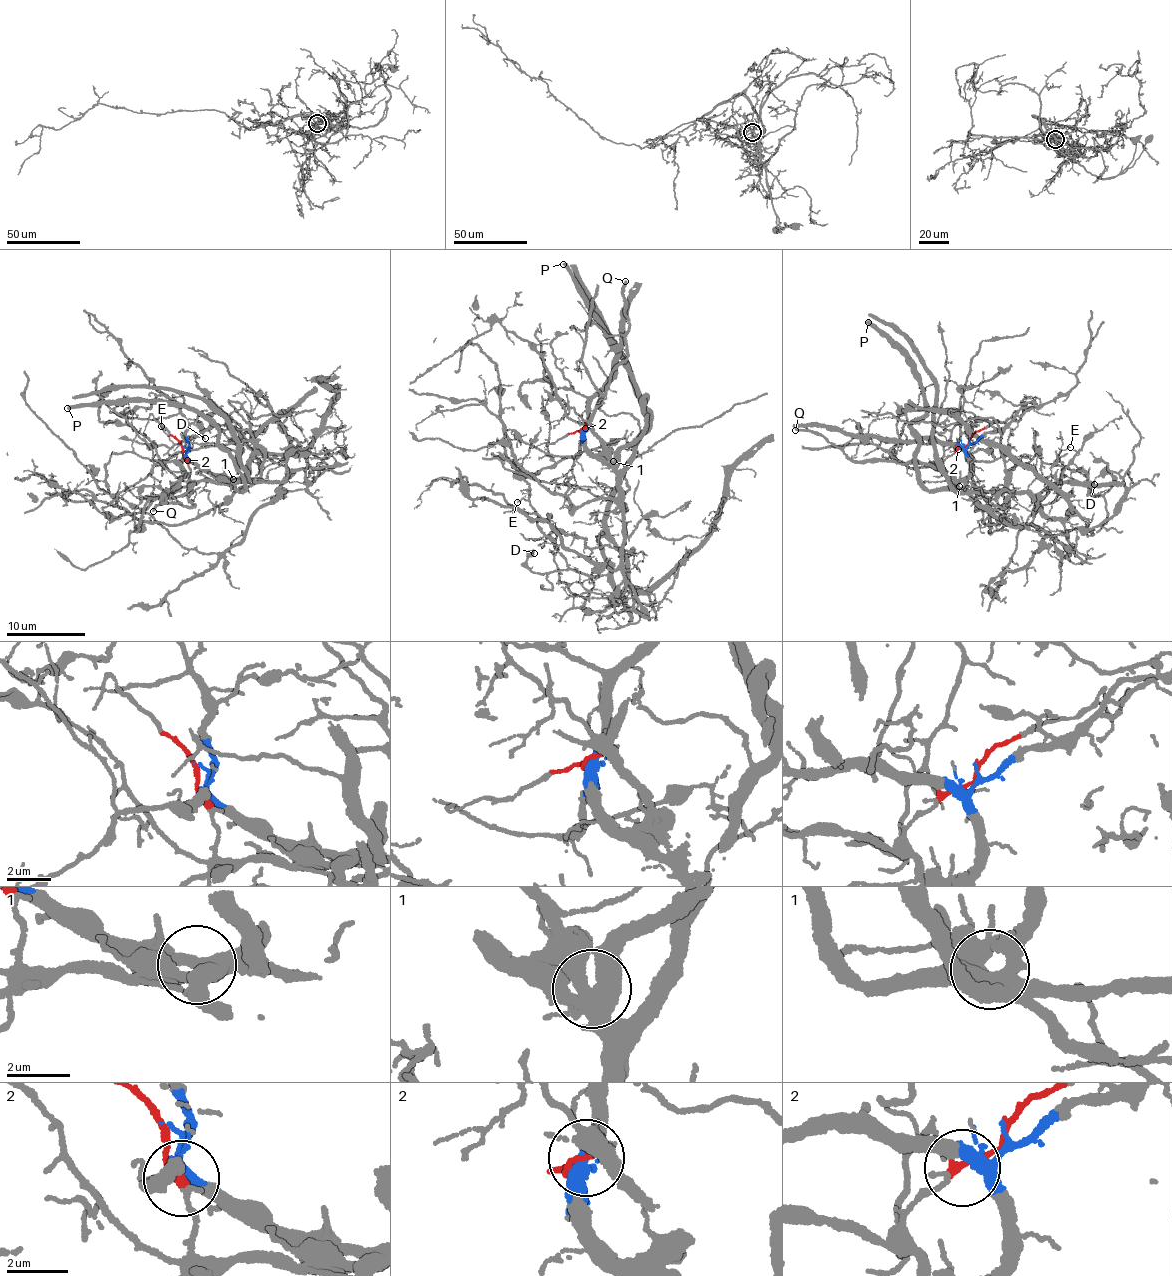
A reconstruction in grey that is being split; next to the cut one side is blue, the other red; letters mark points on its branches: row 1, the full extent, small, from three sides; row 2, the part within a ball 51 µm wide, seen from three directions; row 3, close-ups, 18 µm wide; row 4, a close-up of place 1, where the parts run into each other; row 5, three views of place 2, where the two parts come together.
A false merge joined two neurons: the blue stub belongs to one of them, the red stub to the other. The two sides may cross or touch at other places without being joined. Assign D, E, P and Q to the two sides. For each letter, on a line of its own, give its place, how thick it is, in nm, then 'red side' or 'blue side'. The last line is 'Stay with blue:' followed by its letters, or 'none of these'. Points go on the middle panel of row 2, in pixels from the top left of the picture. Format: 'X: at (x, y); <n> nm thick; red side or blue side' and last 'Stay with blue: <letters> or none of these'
D: at (534, 553); 110 nm thick; blue side
E: at (517, 502); 110 nm thick; blue side
P: at (563, 264); 360 nm thick; blue side
Q: at (625, 281); 240 nm thick; red side
Stay with blue: D, E, P

